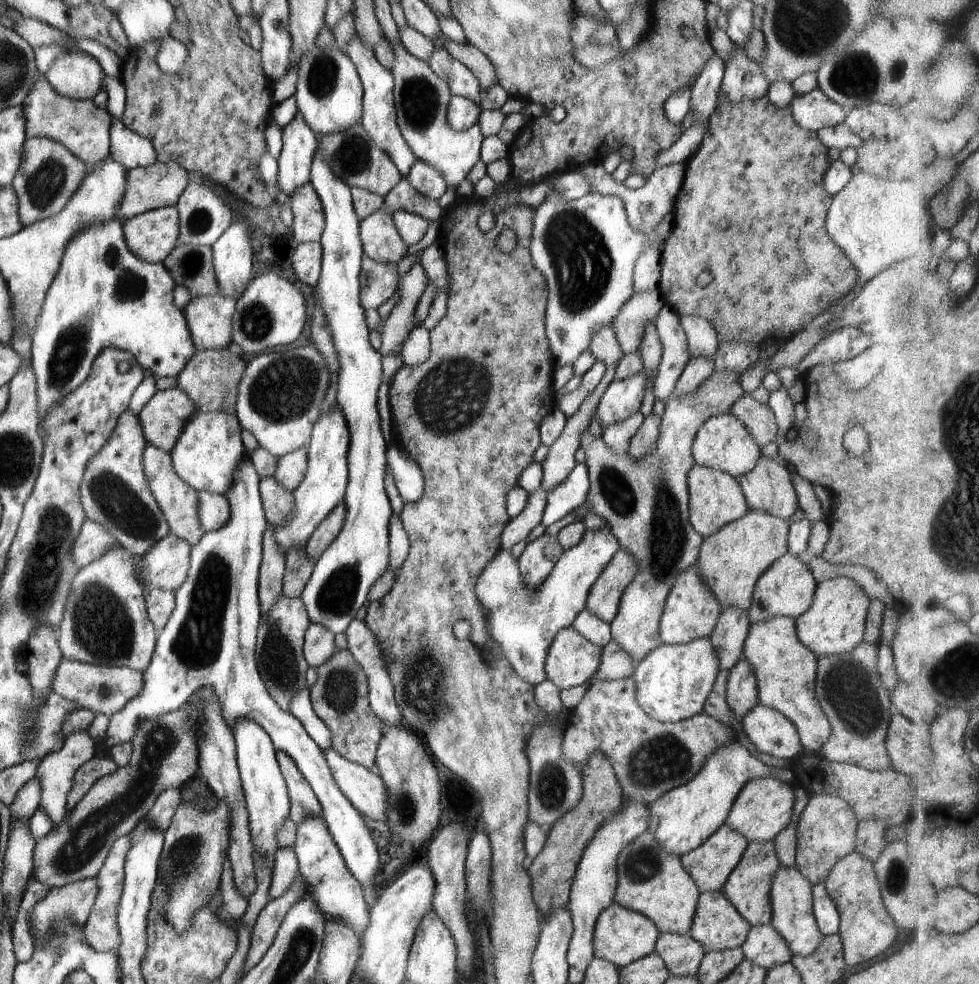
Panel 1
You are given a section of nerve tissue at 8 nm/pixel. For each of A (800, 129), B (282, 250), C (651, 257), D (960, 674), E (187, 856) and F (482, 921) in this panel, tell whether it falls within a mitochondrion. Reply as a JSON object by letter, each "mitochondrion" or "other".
{"A":"other","B":"other","C":"other","D":"mitochondrion","E":"mitochondrion","F":"other"}

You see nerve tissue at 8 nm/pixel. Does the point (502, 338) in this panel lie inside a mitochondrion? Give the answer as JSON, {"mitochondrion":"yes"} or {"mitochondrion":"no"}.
{"mitochondrion":"no"}

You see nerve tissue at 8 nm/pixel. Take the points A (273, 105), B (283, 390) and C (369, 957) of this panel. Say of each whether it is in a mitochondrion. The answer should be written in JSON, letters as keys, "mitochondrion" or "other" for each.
{"A":"other","B":"mitochondrion","C":"other"}

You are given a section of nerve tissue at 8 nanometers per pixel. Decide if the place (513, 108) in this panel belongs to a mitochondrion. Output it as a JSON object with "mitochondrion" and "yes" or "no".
{"mitochondrion":"no"}

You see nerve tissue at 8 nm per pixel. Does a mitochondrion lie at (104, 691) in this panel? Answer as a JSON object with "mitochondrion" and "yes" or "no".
{"mitochondrion":"yes"}

